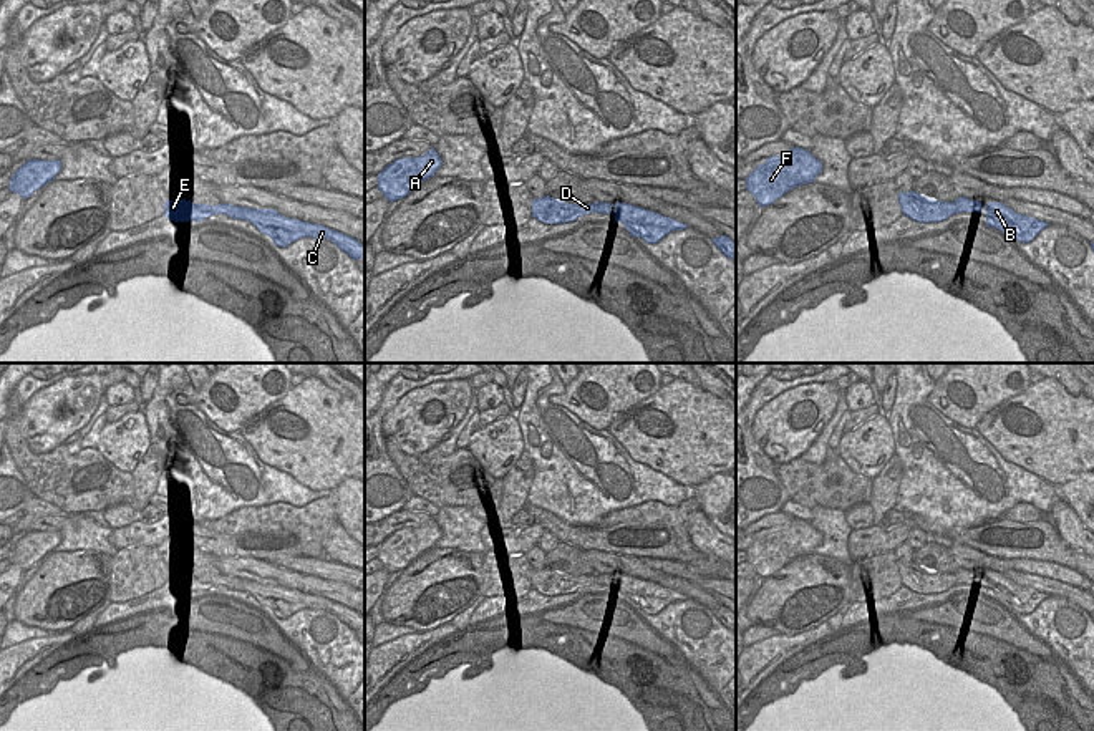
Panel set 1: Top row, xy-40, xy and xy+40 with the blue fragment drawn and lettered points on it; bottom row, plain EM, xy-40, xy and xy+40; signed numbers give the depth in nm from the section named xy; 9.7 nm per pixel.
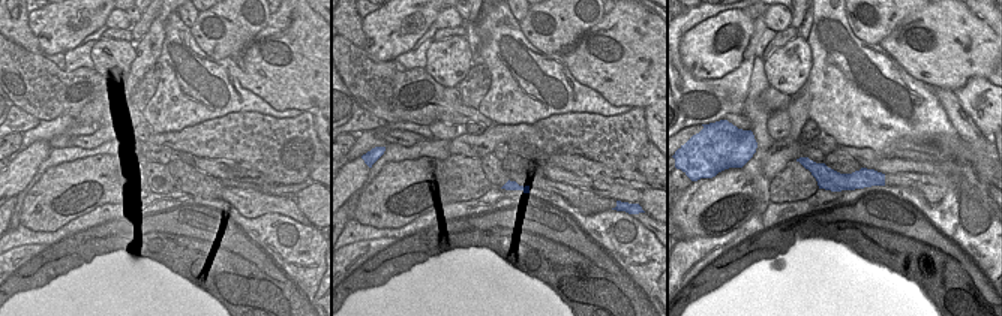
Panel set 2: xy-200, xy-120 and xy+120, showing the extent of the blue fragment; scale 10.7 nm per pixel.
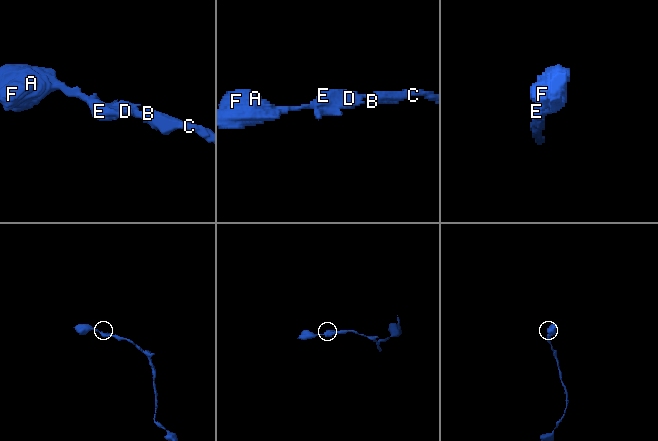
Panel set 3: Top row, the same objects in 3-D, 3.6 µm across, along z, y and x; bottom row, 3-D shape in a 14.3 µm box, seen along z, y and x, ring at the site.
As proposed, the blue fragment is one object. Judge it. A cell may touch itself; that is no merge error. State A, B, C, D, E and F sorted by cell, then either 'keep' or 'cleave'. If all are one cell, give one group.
A B C D E F; keep

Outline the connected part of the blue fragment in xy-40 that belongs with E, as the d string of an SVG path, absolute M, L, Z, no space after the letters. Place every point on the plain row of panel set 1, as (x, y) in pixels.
M186 570L164 574L164 587L174 593L202 593L214 585L225 585L232 590L252 593L278 618L288 618L292 613L302 608L327 610L332 612L340 622L346 623L353 632L365 630L365 617L361 617L356 610L320 595L310 595L280 587L275 580L249 580L224 574L207 577L194 575Z

